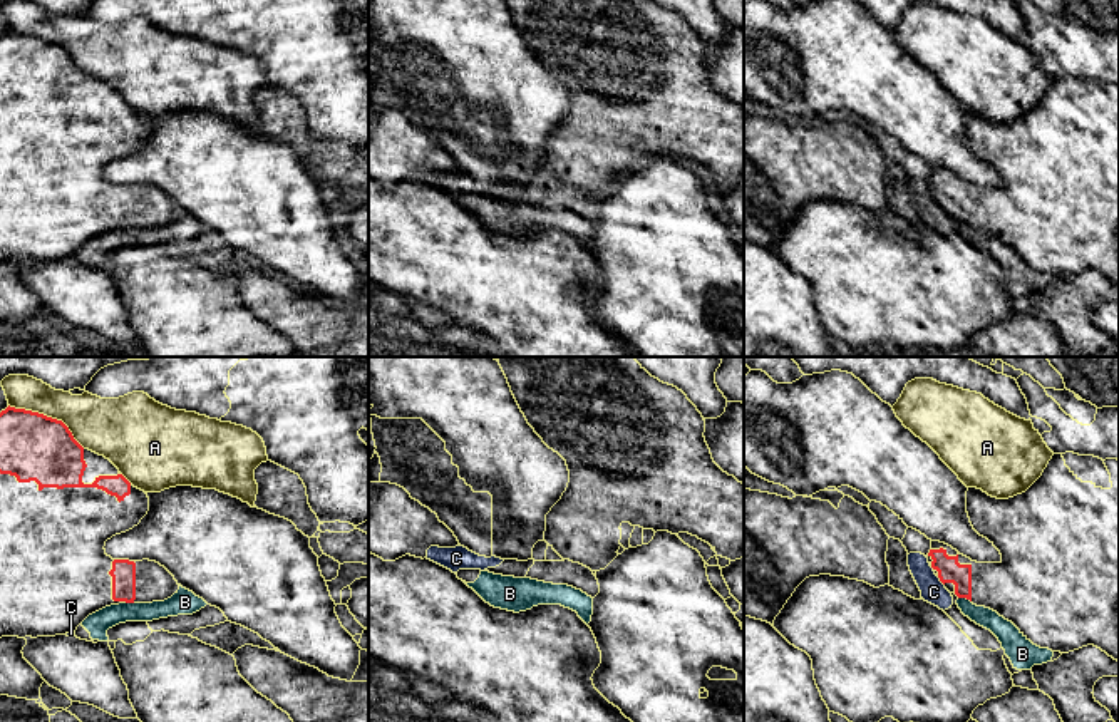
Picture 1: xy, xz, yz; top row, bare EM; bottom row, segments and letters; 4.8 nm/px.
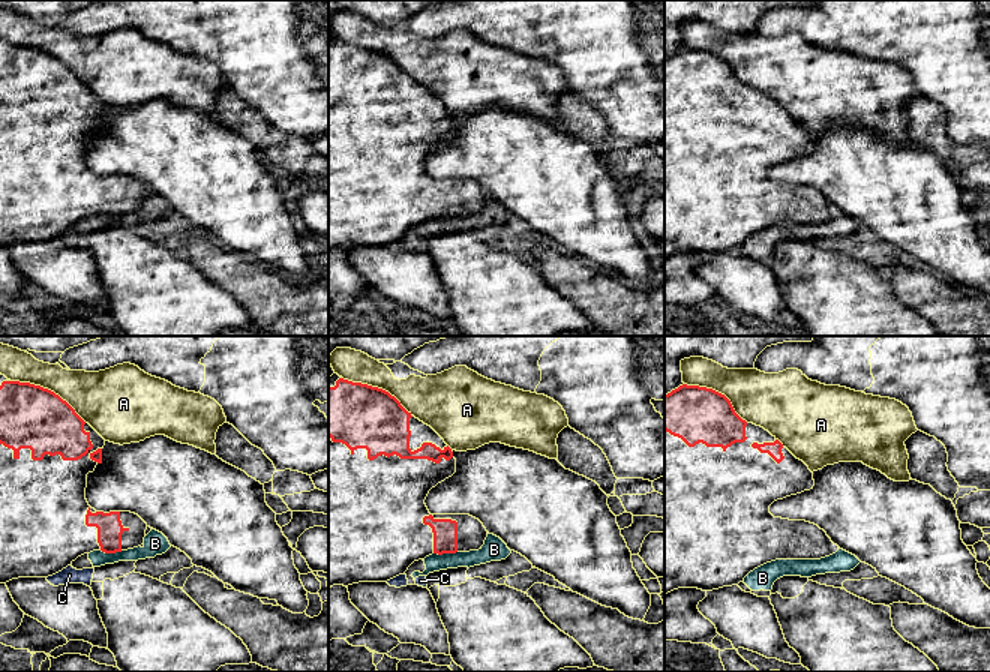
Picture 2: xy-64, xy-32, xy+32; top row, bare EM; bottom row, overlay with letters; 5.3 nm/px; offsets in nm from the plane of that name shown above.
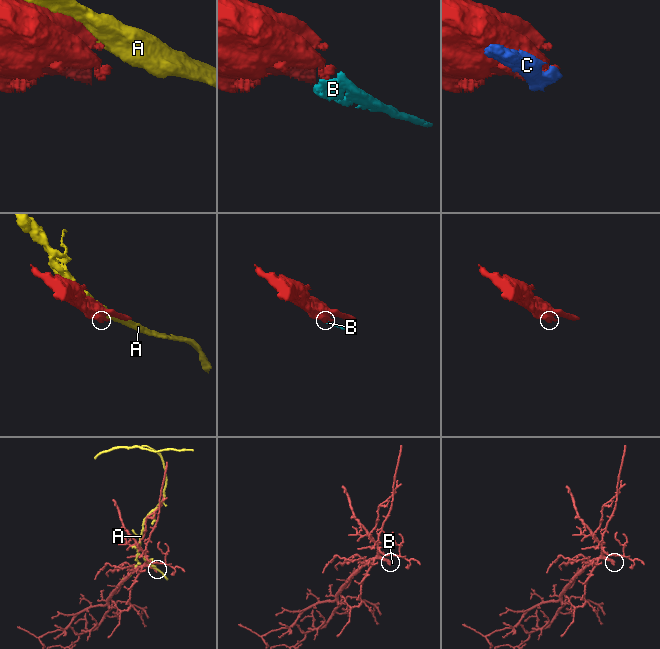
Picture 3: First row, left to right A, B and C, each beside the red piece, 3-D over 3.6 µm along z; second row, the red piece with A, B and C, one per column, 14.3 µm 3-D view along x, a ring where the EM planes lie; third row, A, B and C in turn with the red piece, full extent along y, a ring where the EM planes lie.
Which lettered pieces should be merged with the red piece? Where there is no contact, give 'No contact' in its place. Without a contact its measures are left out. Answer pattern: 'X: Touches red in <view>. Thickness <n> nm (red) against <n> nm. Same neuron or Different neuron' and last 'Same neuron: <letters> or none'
A: Touches red in xy. Thickness 320 nm (red) against 260 nm. Different neuron
B: Touches red in yz. Thickness 120 nm (red) against 100 nm. Different neuron
C: Touches red in yz. Thickness 120 nm (red) against 120 nm. Different neuron
Same neuron: none

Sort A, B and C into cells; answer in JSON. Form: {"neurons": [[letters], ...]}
{"neurons": [["A"], ["B", "C"]]}

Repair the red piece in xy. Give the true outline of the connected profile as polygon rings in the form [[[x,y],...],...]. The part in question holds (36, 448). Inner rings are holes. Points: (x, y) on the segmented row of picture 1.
[[[7,407],[0,412],[0,638],[2,637],[55,637],[75,632],[82,621],[111,605],[119,603],[152,603],[164,601],[178,593],[179,585],[174,576],[159,563],[142,560],[112,560],[106,554],[106,541],[116,534],[126,533],[137,526],[149,511],[149,498],[144,491],[134,487],[119,469],[104,456],[84,449],[72,436],[69,427],[57,419],[39,412]]]

